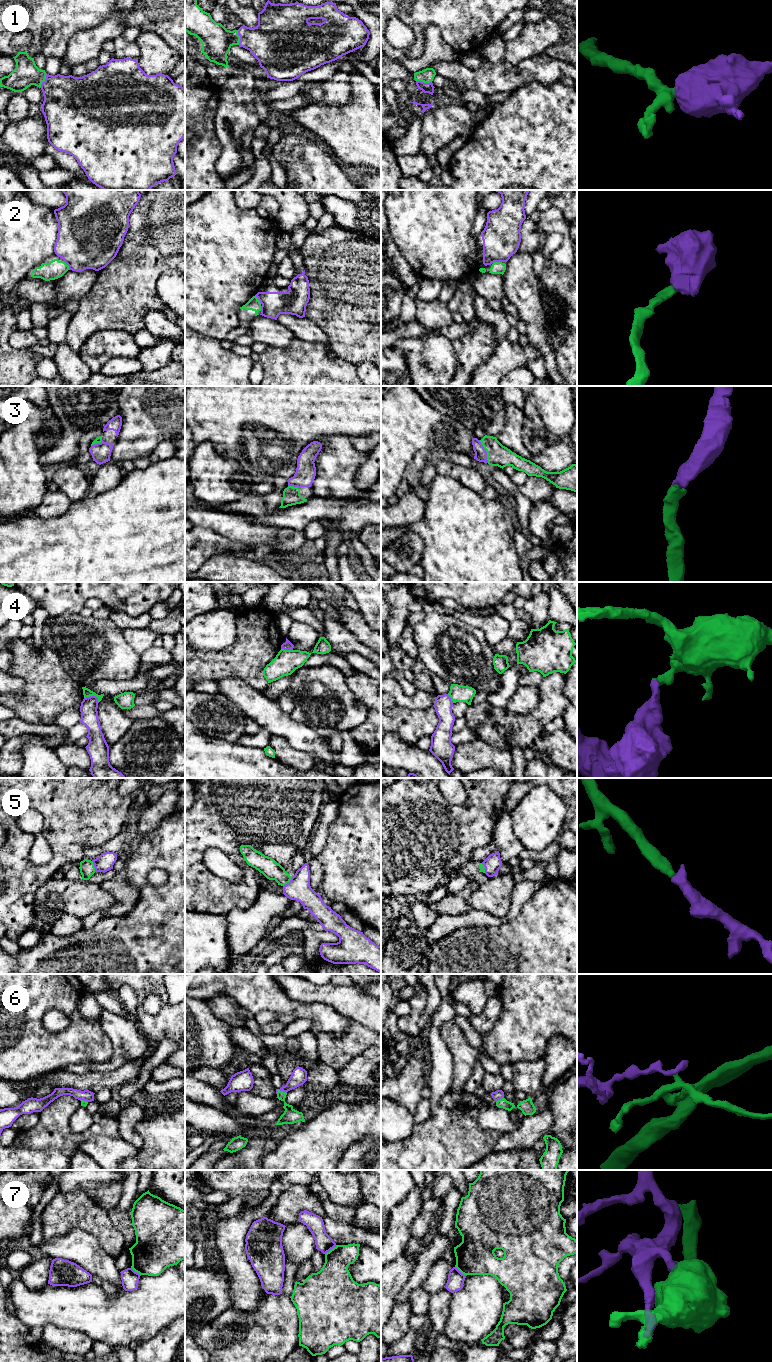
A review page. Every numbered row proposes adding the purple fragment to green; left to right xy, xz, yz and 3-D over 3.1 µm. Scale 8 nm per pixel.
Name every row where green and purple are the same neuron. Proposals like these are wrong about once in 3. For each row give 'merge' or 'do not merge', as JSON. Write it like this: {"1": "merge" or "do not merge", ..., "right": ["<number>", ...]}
{"1": "merge", "2": "do not merge", "3": "merge", "4": "do not merge", "5": "merge", "6": "do not merge", "7": "do not merge", "right": ["1", "3", "5"]}

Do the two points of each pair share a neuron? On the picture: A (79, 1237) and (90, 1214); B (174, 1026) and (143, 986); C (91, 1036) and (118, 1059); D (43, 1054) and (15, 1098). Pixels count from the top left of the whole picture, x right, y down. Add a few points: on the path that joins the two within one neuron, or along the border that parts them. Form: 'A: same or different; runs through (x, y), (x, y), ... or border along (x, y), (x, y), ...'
A: different; border along (59, 1236), (80, 1228), (91, 1233), (100, 1245)
B: same; runs through (169, 1013), (164, 996), (156, 988)
C: different; border along (103, 1031), (111, 1042), (112, 1056), (93, 1063)
D: different; border along (10, 1080), (22, 1082)

